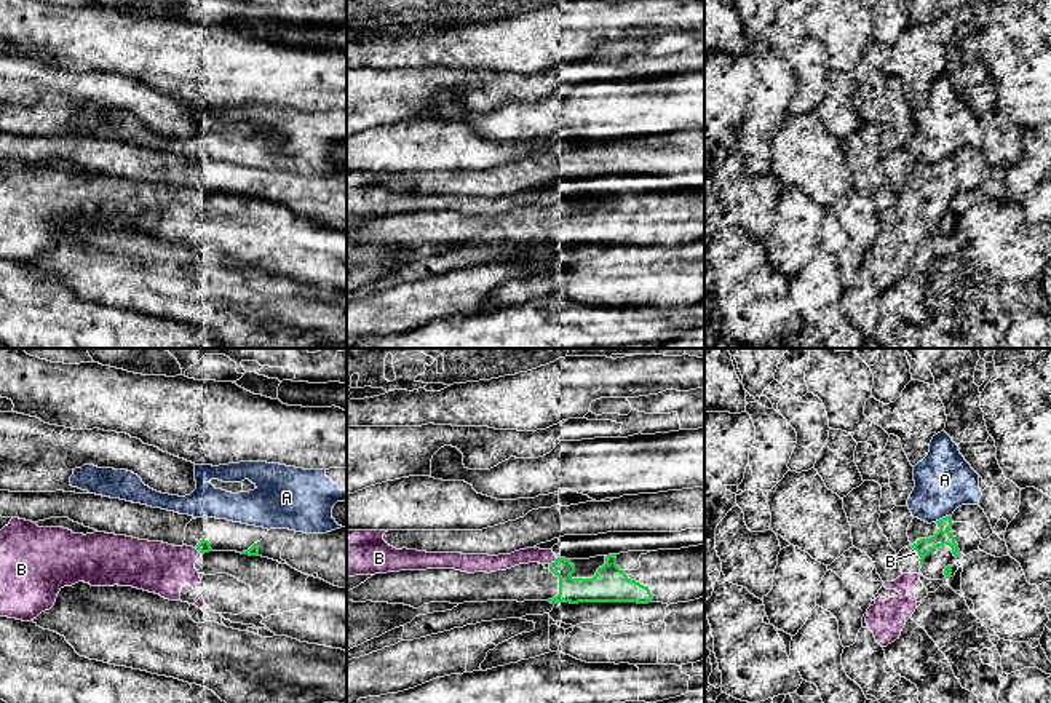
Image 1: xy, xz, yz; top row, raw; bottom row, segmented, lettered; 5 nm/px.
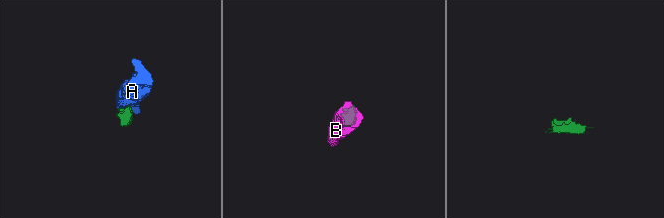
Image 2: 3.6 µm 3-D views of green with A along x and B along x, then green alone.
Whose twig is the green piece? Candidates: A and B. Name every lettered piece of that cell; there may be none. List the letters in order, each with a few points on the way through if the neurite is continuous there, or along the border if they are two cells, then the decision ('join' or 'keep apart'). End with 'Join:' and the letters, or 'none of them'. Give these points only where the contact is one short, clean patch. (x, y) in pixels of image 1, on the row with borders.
A: keep apart
B: keep apart
Join: none of them

